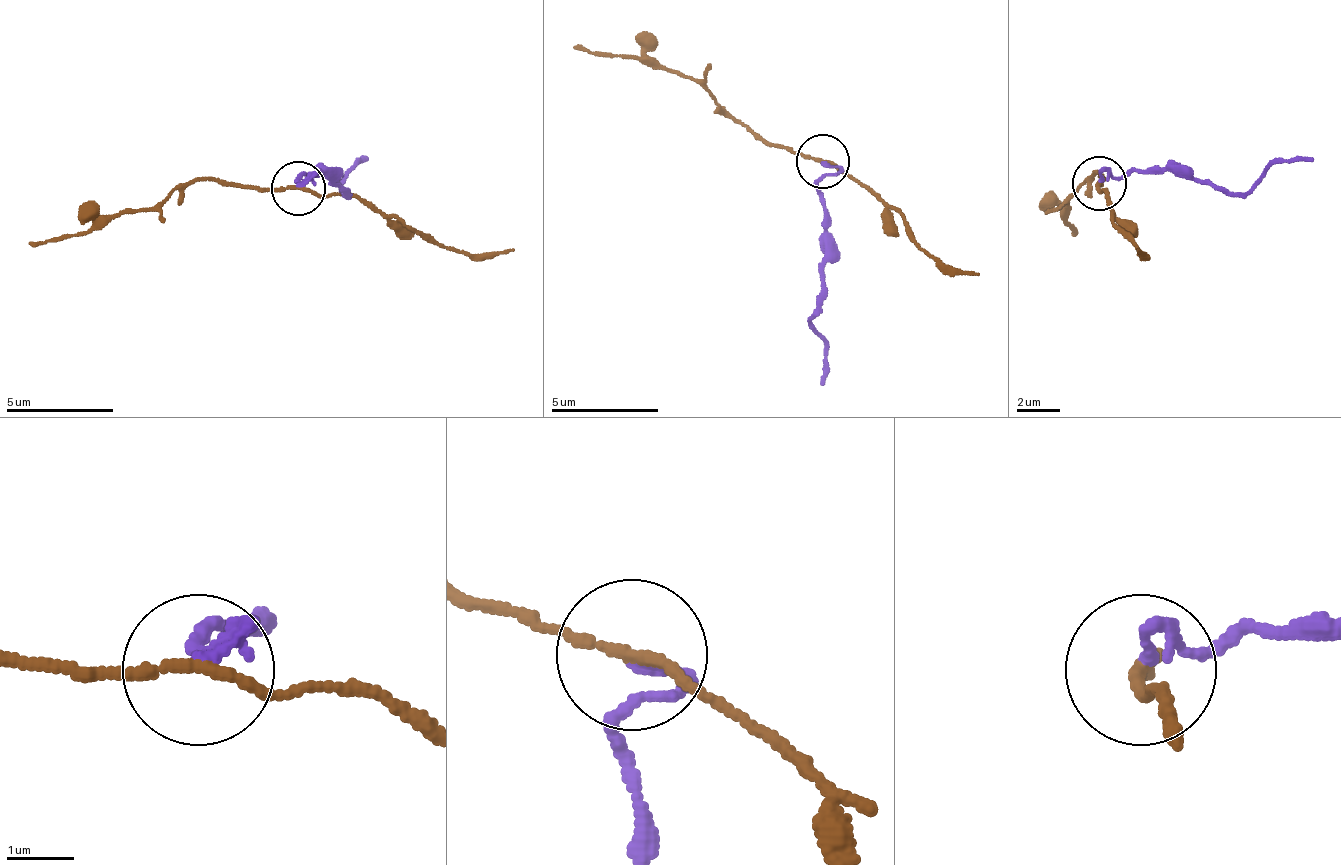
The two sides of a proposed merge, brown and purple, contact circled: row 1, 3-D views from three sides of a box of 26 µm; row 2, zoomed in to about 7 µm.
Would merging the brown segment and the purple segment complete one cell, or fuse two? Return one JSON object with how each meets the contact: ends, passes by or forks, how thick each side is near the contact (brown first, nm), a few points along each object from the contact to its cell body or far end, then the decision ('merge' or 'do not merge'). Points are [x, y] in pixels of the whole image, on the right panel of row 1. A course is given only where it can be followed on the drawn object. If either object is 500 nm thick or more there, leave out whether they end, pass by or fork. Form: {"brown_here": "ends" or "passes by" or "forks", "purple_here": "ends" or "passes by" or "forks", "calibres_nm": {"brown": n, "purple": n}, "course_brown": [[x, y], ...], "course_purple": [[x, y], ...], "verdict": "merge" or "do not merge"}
{"brown_here": "passes by", "purple_here": "ends", "calibres_nm": {"brown": 150, "purple": 150}, "course_brown": [[1097, 182], [1107, 181], [1087, 174], [1067, 201], [1076, 231]], "course_purple": [[1097, 182], [1104, 172], [1190, 172], [1246, 194], [1276, 162], [1314, 157]], "verdict": "do not merge"}

